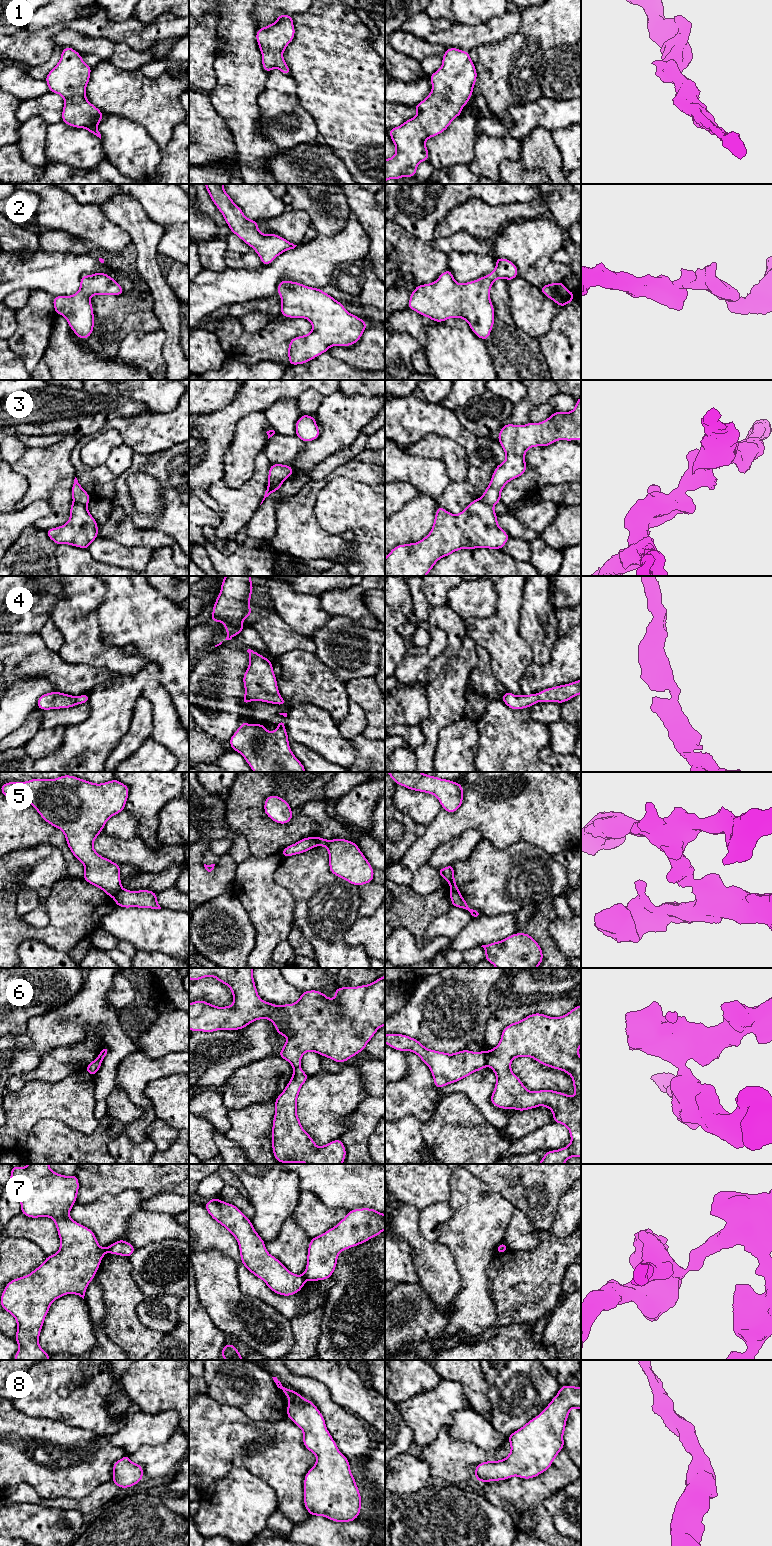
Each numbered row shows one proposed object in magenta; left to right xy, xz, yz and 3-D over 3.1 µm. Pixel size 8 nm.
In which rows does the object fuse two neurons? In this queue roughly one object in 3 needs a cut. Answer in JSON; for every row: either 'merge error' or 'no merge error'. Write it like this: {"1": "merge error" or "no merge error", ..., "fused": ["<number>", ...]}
{"1": "no merge error", "2": "no merge error", "3": "merge error", "4": "no merge error", "5": "merge error", "6": "merge error", "7": "merge error", "8": "no merge error", "fused": ["3", "5", "6", "7"]}

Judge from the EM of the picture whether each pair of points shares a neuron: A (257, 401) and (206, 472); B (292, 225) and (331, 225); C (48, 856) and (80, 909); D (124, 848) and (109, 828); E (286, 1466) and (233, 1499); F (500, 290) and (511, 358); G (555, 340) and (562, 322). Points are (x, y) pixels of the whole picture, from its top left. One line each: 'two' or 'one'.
A: one
B: two
C: two
D: two
E: two
F: one
G: one

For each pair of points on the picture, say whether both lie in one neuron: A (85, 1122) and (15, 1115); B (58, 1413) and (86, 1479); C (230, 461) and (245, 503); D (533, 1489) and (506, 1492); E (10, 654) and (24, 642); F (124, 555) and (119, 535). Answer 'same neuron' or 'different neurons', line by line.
A: same neuron
B: different neurons
C: different neurons
D: same neuron
E: same neuron
F: different neurons

